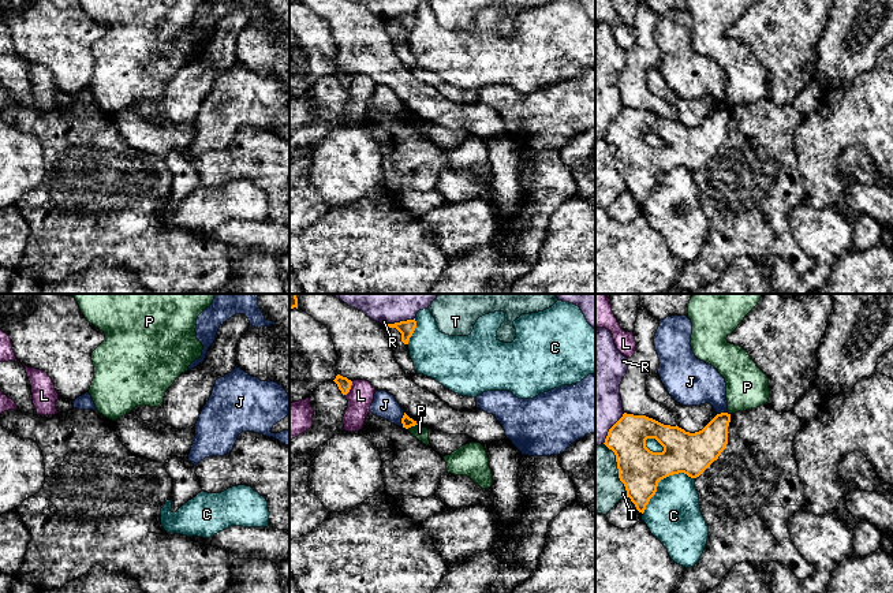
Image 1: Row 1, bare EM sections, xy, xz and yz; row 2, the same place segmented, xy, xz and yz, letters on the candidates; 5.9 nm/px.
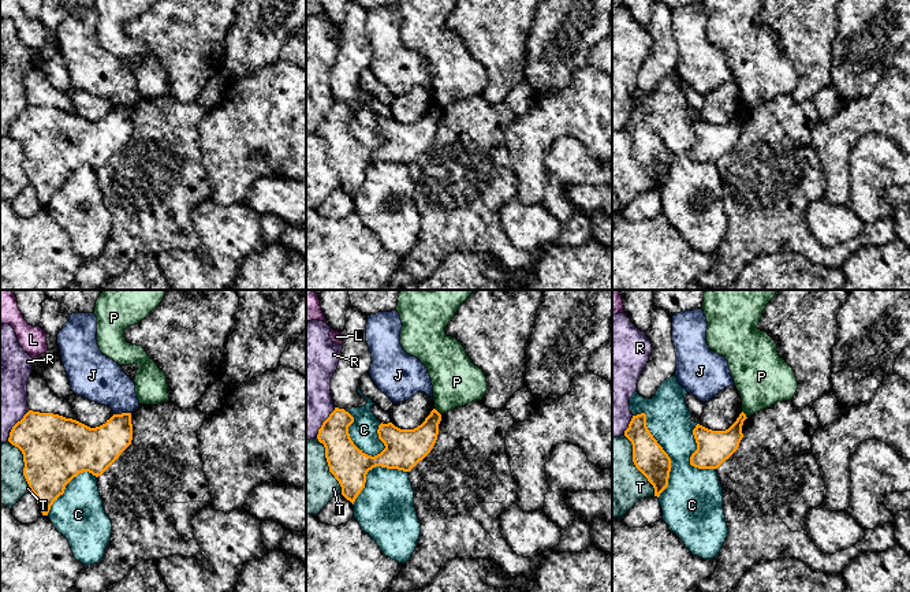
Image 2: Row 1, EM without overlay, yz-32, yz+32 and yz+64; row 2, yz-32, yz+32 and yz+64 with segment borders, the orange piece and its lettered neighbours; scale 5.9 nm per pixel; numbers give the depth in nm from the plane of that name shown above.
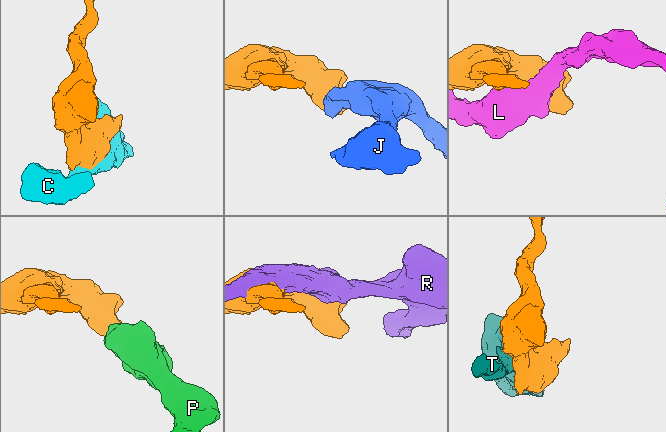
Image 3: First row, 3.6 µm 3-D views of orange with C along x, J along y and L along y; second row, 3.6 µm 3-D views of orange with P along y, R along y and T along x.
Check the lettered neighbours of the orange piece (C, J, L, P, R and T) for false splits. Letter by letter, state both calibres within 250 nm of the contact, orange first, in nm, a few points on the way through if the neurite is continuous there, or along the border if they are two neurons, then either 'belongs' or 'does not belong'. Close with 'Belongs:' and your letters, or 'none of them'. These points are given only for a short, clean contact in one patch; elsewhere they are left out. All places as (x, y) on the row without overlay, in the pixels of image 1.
C: calibres 260 and 320 nm; does not belong
J: calibres 70 and 140 nm; border xz (404, 107), (402, 119); does not belong
L: calibres 80 and 150 nm; does not belong
P: calibres 70 and 80 nm; border xz (417, 118), (407, 122); does not belong
R: calibres 90 and 110 nm; does not belong
T: calibres 260 and 300 nm; does not belong
Belongs: none of them

